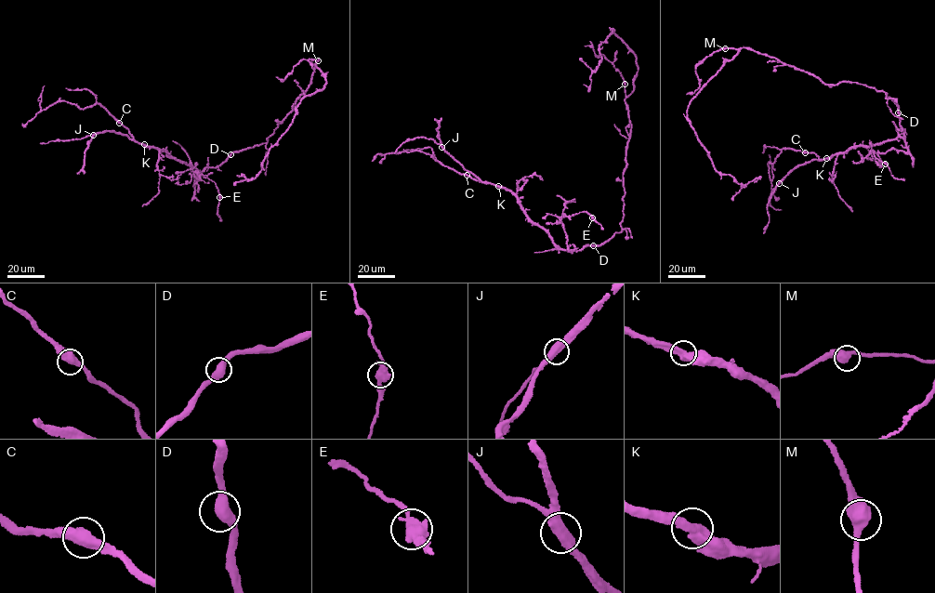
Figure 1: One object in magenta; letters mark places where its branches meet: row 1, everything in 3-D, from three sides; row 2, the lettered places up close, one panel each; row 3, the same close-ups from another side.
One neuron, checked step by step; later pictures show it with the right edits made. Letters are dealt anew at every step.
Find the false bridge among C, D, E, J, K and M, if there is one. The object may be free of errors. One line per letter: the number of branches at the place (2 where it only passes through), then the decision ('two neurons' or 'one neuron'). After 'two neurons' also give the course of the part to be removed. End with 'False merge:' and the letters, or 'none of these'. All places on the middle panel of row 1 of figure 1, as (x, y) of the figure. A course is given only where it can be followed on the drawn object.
C: 2 | one neuron
D: 2 | one neuron
E: 2 | one neuron
J: 2 | one neuron
K: 2 | one neuron
M: 2 | one neuron
False merge: none of these

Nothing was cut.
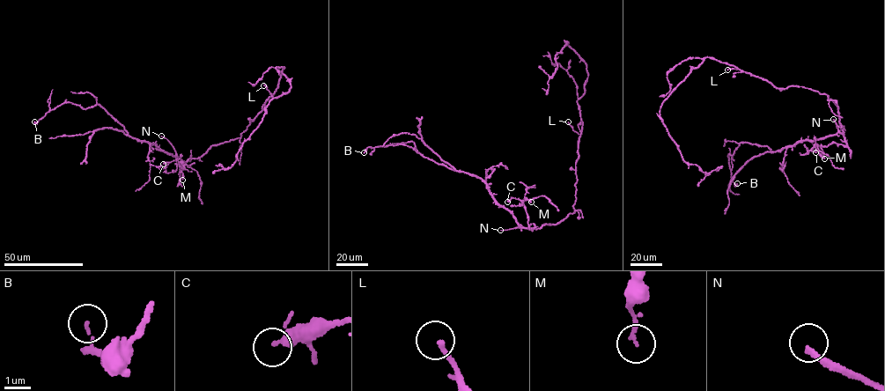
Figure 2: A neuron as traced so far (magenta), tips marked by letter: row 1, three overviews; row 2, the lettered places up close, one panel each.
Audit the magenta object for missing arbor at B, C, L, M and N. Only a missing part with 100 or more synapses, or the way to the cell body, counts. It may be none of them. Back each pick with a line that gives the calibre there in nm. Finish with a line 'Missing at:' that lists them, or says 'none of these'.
N: 190 nm
Missing at: N

